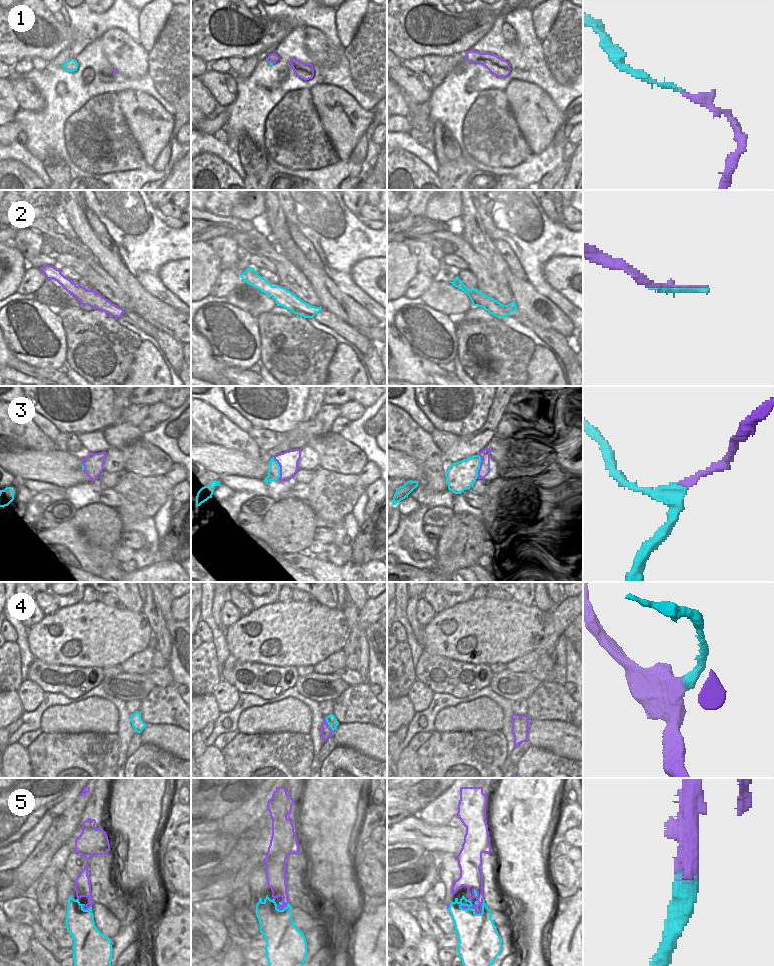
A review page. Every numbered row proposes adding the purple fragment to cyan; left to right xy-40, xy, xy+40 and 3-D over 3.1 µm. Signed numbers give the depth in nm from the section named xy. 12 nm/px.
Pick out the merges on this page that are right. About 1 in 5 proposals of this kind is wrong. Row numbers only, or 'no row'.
1, 3, 5

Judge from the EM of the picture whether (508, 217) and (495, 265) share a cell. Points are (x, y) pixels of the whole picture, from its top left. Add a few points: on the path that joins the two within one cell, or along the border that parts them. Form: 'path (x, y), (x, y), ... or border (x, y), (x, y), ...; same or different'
border (481, 219), (484, 230), (492, 241); different

